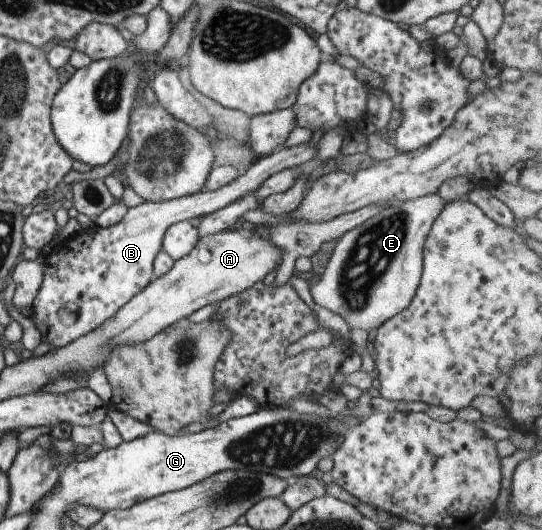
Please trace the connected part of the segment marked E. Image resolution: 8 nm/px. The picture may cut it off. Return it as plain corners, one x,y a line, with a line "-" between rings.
438,193
426,195
390,206
370,217
366,223
347,231
336,243
320,280
311,286
314,305
339,315
349,326
350,332
361,329
367,333
370,329
378,329
394,315
408,309
420,283
423,267
422,251
429,229
446,205
448,201
444,201

